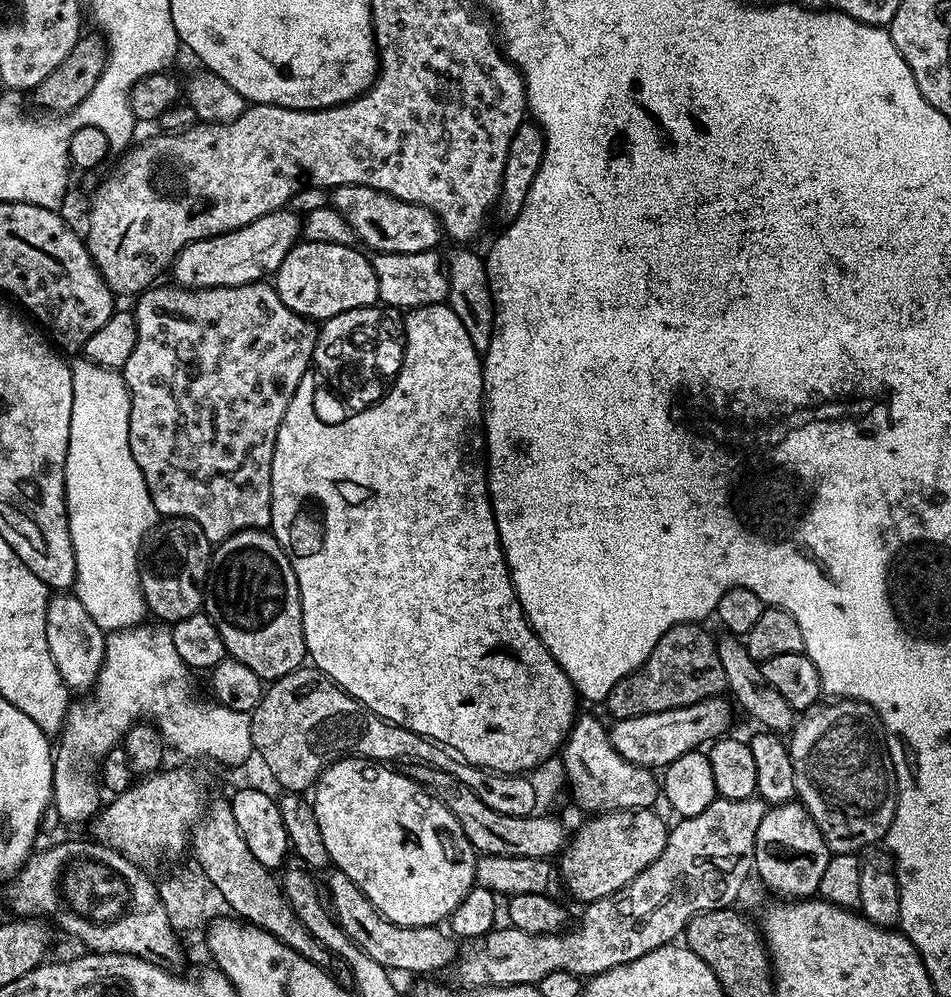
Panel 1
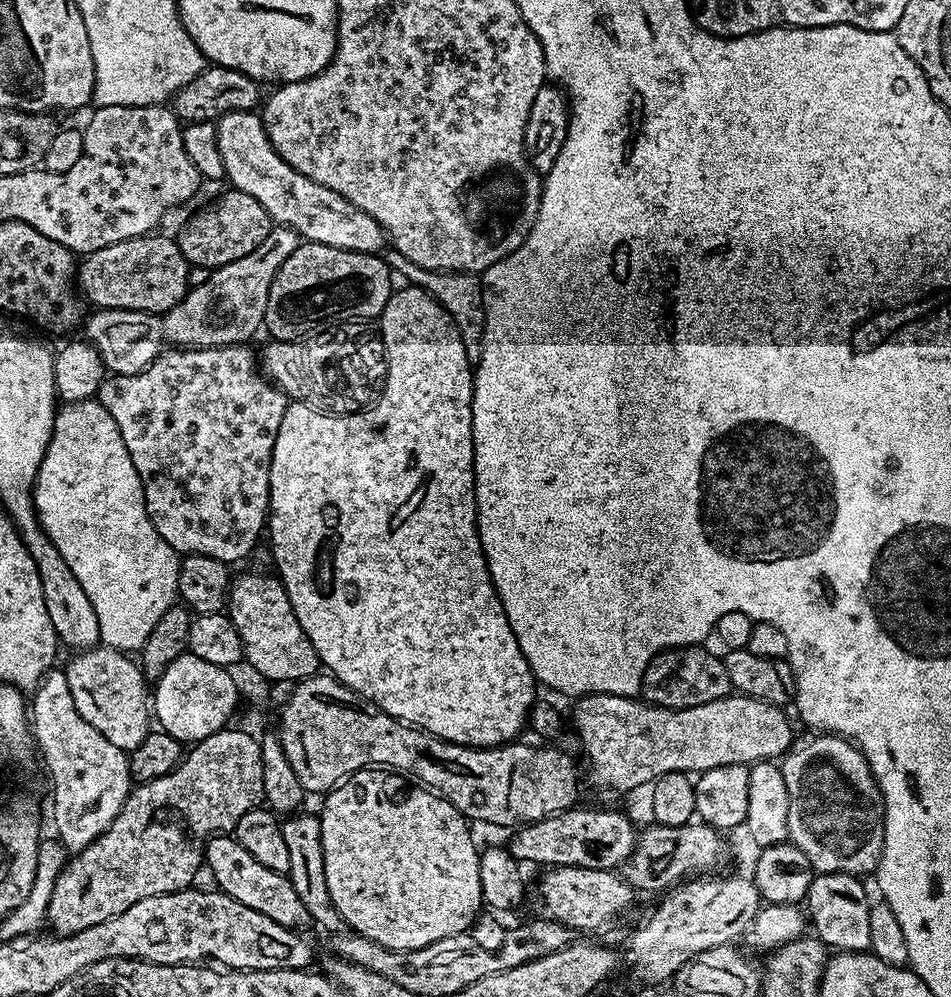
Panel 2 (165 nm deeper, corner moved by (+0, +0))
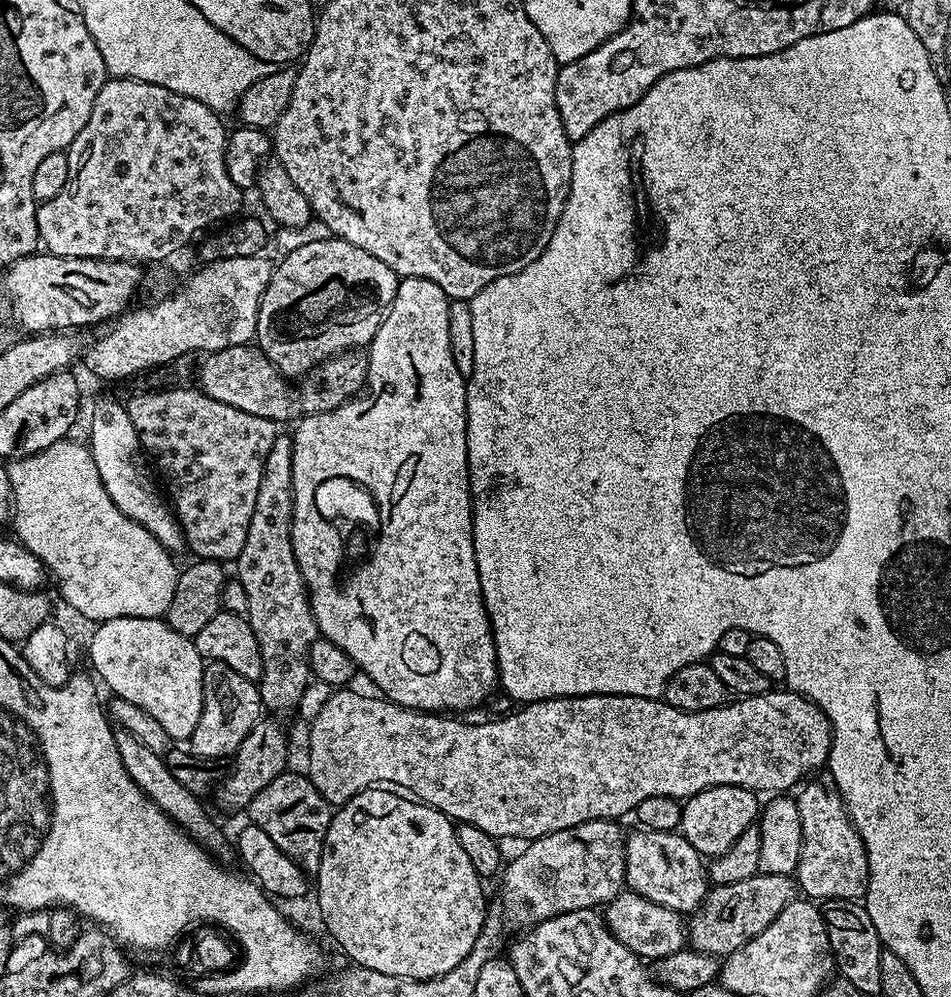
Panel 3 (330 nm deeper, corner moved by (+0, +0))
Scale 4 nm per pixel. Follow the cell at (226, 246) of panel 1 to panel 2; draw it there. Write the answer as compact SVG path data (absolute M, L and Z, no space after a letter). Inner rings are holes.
M149 234L94 250L78 264L78 292L97 309L121 308L149 314L169 312L188 293L190 265L170 235Z

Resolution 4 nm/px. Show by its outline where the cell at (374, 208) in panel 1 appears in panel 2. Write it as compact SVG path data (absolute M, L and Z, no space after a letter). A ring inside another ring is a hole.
M234 110L215 121L218 154L227 183L260 202L277 225L292 228L305 241L329 244L351 252L379 253L386 244L386 233L370 214L358 210L342 194L298 174L272 149L264 129L264 118L256 110Z

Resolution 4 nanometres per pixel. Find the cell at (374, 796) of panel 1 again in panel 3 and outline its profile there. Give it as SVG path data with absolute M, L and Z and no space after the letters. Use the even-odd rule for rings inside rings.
M388 786L365 788L363 792L351 796L345 804L335 809L330 826L326 830L320 865L314 874L314 896L316 892L316 904L320 907L320 916L324 919L329 934L336 939L337 946L352 959L353 965L366 970L378 970L378 974L390 974L398 978L429 980L454 970L454 966L458 966L458 962L462 962L462 958L470 954L474 942L478 942L478 934L484 929L486 903L484 904L484 888L480 885L483 884L482 877L476 873L466 850L462 850L461 844L458 843L456 830L457 825L437 808L422 804L411 795L401 794Z

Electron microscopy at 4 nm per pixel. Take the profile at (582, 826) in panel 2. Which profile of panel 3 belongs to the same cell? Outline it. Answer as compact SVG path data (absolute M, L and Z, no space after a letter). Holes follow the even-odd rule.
M637 830L624 842L624 882L642 898L666 906L681 914L691 914L704 902L710 891L705 861L679 831L654 832Z

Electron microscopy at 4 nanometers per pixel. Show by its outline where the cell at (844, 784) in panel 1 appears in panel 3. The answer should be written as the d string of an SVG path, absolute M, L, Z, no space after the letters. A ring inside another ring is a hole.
M828 782L807 784L799 789L800 796L795 797L798 818L802 818L802 854L794 873L799 891L813 902L863 901L868 892L868 855L844 809L840 791Z

